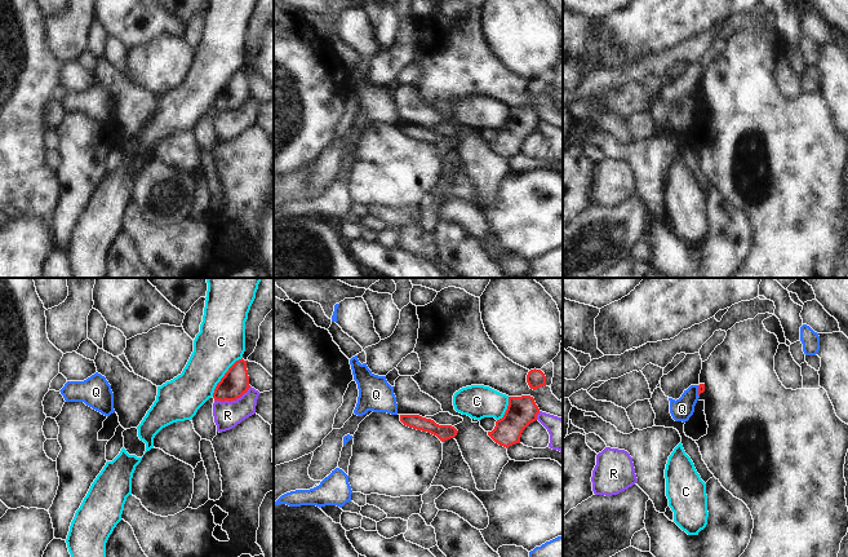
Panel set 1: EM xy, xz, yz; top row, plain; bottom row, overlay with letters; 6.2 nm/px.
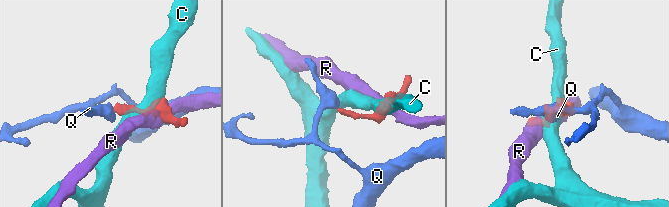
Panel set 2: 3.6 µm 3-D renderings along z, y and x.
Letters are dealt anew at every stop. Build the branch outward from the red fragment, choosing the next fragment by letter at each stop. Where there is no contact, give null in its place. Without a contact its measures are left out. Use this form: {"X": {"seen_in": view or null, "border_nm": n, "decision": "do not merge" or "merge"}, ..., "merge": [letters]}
{"C": {"seen_in": "xy", "border_nm": 320, "decision": "do not merge"}, "Q": {"seen_in": "yz", "border_nm": 70, "decision": "do not merge"}, "R": {"seen_in": "xy", "border_nm": 240, "decision": "do not merge"}, "merge": []}

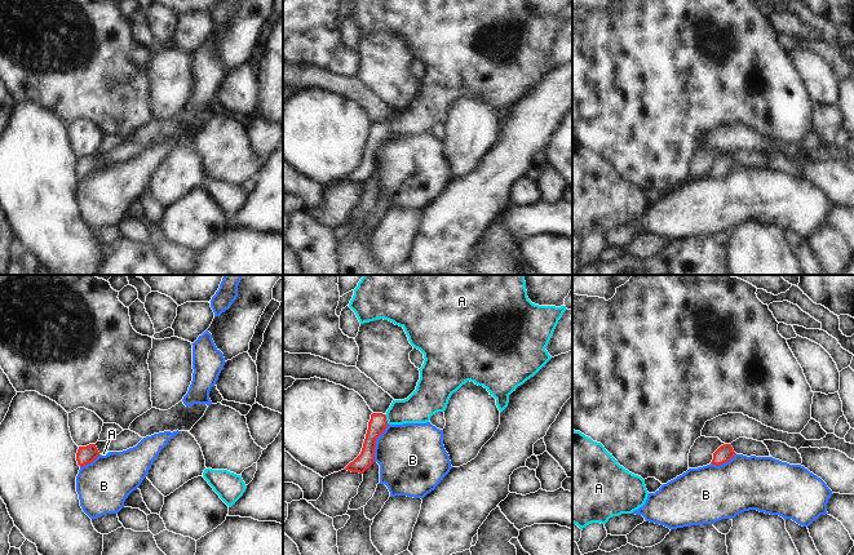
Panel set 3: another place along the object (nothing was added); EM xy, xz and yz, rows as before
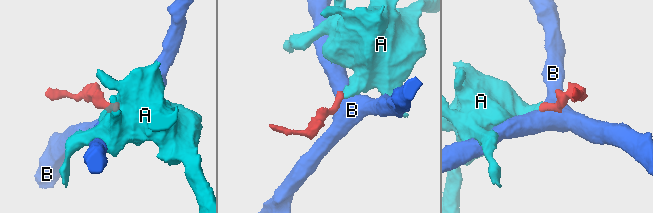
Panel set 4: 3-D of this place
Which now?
{"A": {"seen_in": "xz", "border_nm": 60, "decision": "merge"}, "B": {"seen_in": "xz", "border_nm": 260, "decision": "do not merge"}, "merge": ["A"]}

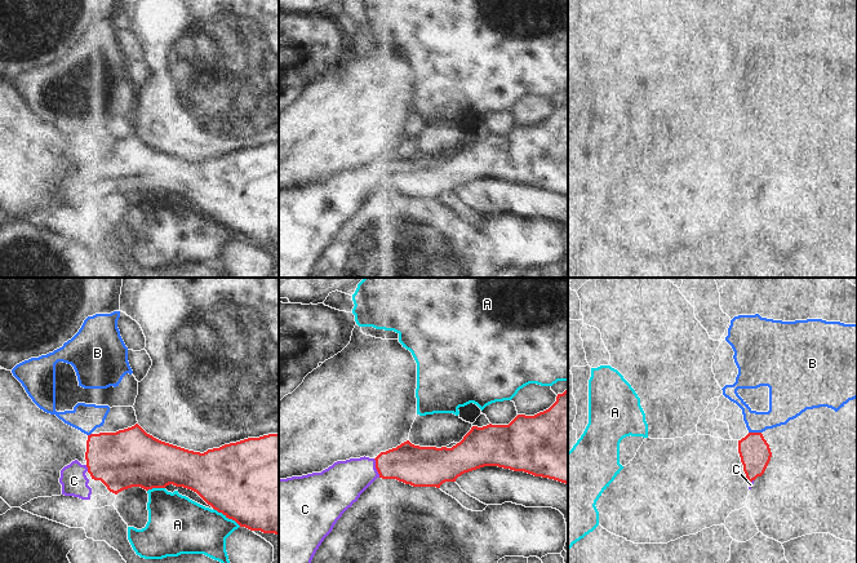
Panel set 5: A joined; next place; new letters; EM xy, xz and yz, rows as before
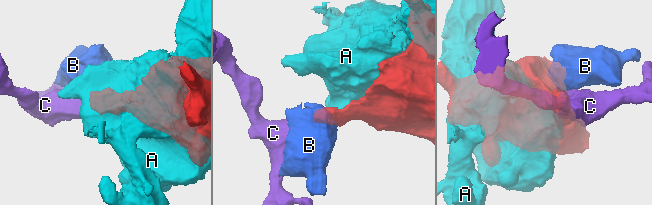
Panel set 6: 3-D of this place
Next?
{"A": {"seen_in": "xy", "border_nm": 200, "decision": "do not merge"}, "B": {"seen_in": "yz", "border_nm": 80, "decision": "do not merge"}, "C": {"seen_in": "xz", "border_nm": 130, "decision": "merge"}, "merge": ["C"]}

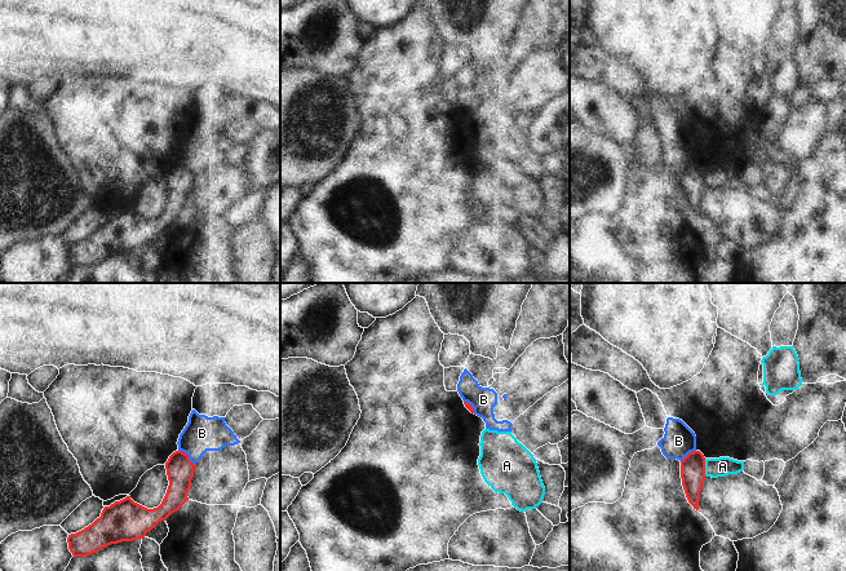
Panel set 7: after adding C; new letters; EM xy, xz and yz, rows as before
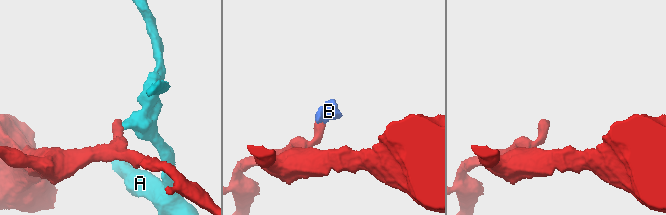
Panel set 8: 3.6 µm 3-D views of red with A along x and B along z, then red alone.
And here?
{"A": {"seen_in": "yz", "border_nm": 110, "decision": "do not merge"}, "B": {"seen_in": "xy", "border_nm": 140, "decision": "do not merge"}, "merge": []}

